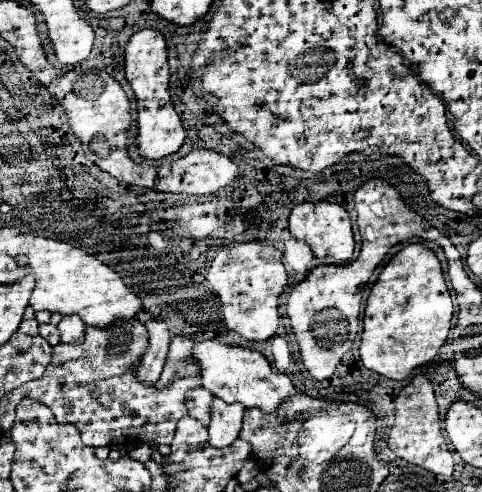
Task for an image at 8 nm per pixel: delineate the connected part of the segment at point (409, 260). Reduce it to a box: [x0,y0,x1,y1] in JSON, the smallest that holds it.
[360,244,452,380]

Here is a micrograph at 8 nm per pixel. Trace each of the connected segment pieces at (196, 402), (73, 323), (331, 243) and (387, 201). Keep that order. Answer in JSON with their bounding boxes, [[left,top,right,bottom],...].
[[186,388,214,427],[58,314,86,344],[290,202,354,262],[286,180,466,380]]

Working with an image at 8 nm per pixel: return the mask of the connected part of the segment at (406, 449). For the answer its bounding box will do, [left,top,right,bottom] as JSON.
[388,374,454,476]

